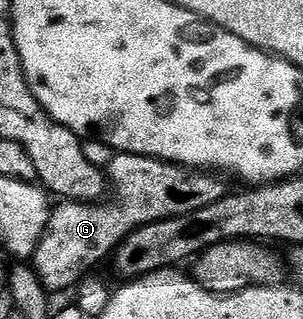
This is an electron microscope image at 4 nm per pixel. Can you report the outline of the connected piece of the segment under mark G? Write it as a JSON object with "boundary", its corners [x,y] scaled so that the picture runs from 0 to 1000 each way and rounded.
{"boundary":[[[386,480],[376,492],[376,505],[363,505],[363,517],[350,530],[353,558],[363,564],[363,618],[347,621],[323,636],[244,636],[234,630],[198,630],[168,652],[158,677],[158,712],[145,724],[145,740],[132,749],[132,777],[112,803],[112,834],[125,859],[132,859],[135,878],[162,915],[185,918],[195,900],[238,900],[248,903],[254,890],[267,884],[330,821],[353,815],[360,803],[380,790],[383,777],[396,771],[396,759],[429,734],[432,724],[449,724],[462,712],[479,712],[488,699],[508,693],[535,693],[538,687],[558,687],[561,680],[601,680],[614,668],[644,668],[650,655],[680,655],[680,643],[706,643],[706,630],[733,630],[733,618],[756,608],[759,586],[749,586],[736,574],[743,564],[729,558],[723,545],[703,542],[683,530],[650,530],[644,524],[601,524],[591,511],[551,511],[531,498],[498,498],[479,486],[413,486],[406,480]]]}

